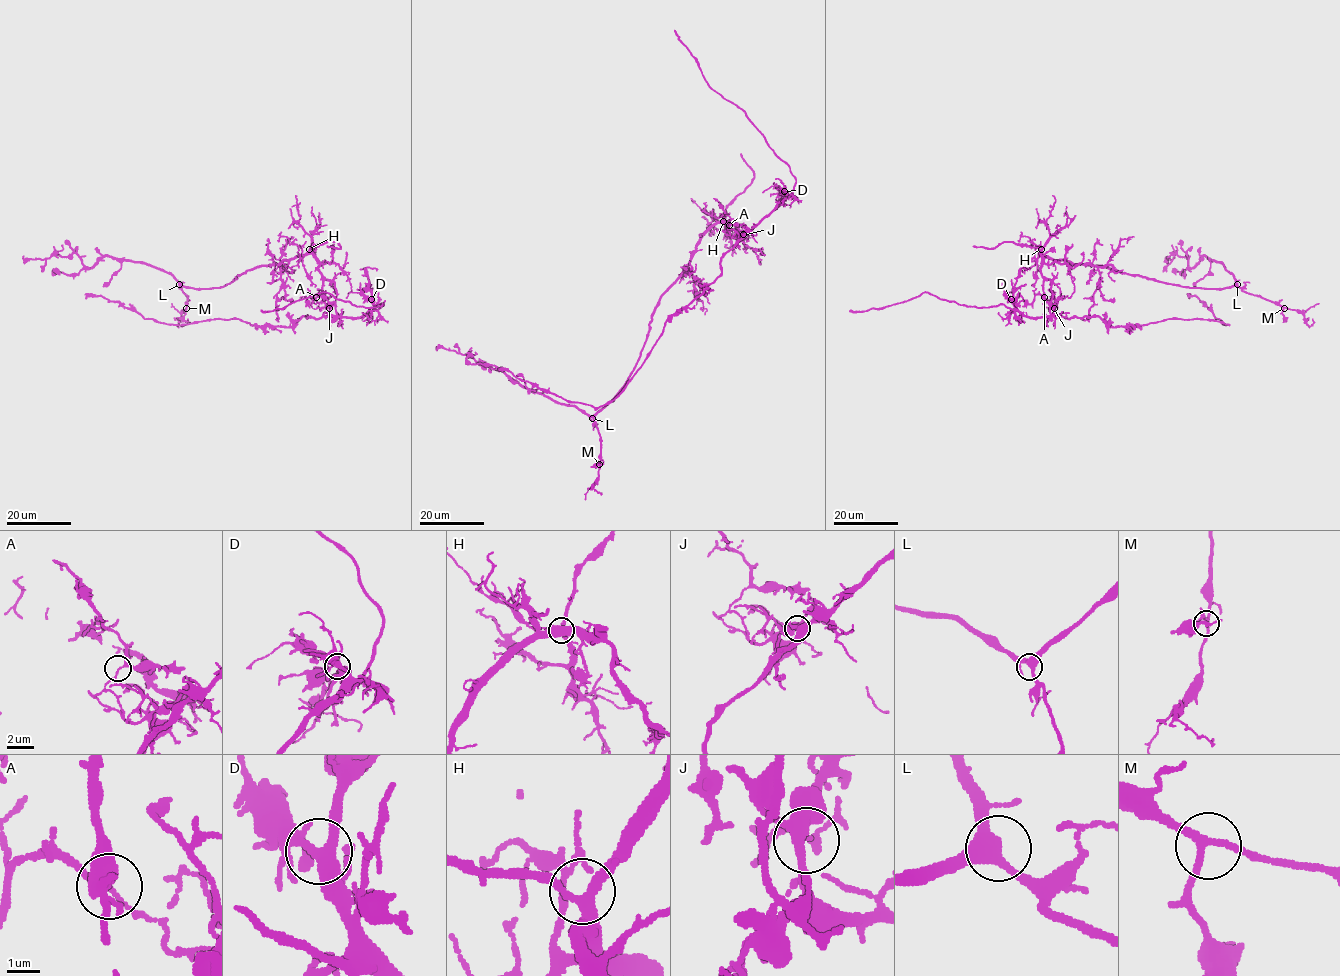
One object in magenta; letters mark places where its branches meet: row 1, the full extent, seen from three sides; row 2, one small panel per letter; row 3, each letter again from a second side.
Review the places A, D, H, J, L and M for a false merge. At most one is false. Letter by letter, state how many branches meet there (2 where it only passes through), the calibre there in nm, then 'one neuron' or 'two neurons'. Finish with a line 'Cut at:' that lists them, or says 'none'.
A: branches 3; calibre 140 nm; two neurons
D: branches 3; calibre 360 nm; one neuron
H: branches 3; calibre 320 nm; one neuron
J: branches 3; calibre 360 nm; one neuron
L: branches 3; calibre 400 nm; one neuron
M: branches 3; calibre 200 nm; one neuron
Cut at: A

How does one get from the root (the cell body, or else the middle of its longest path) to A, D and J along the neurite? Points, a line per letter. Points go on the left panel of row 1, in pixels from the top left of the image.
A: (300, 257), (311, 254), (319, 262), (322, 293), (315, 297)
D: (300, 257), (311, 254), (319, 262), (322, 295), (333, 303), (337, 316), (362, 317), (373, 307), (371, 299)
J: (300, 257), (311, 254), (319, 262), (322, 295), (333, 303), (329, 308)

